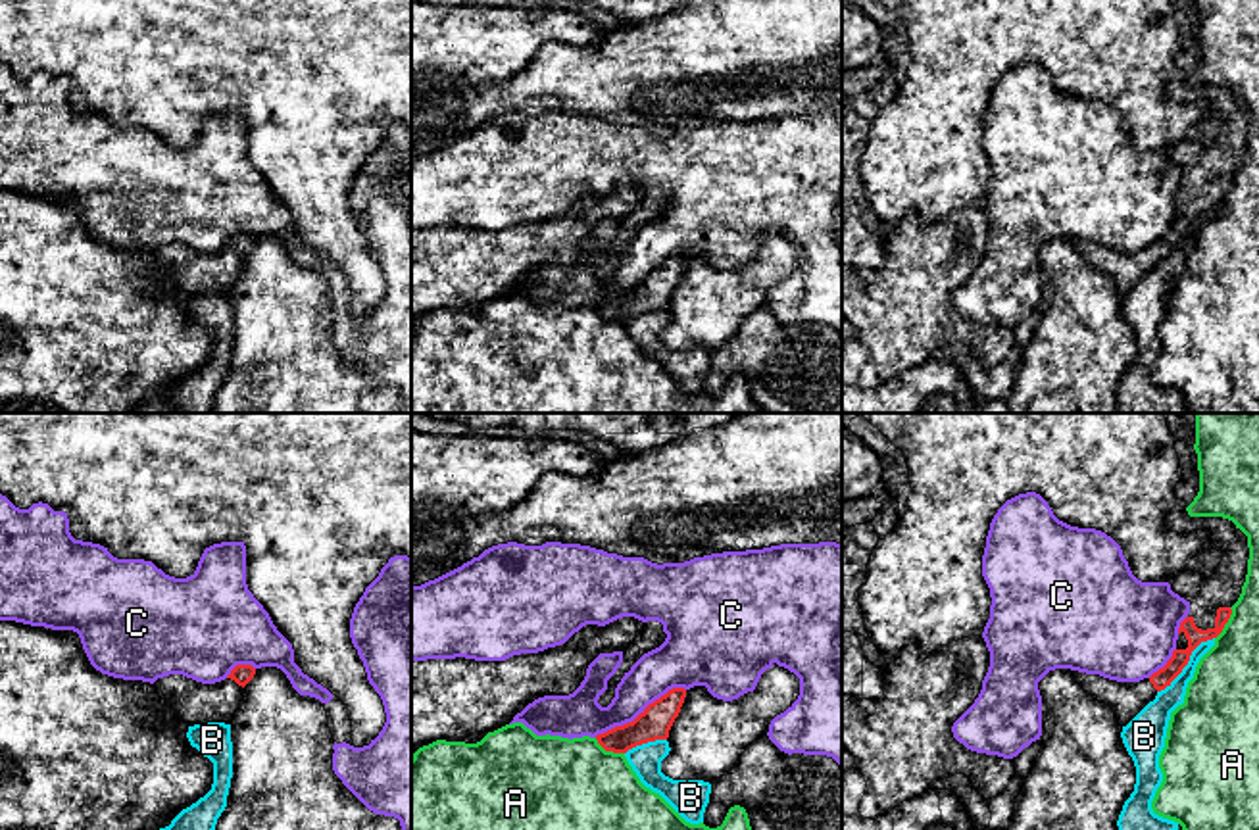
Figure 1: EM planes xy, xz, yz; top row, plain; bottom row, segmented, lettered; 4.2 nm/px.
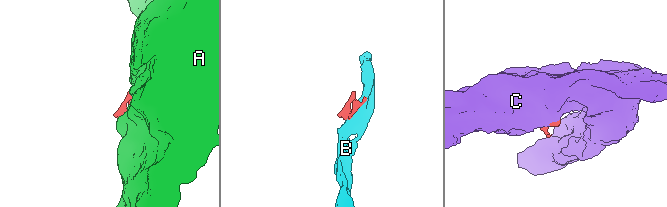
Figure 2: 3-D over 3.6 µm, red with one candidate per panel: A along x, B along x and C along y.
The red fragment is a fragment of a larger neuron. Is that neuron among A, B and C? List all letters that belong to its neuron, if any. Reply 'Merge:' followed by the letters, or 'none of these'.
Merge: none of these

